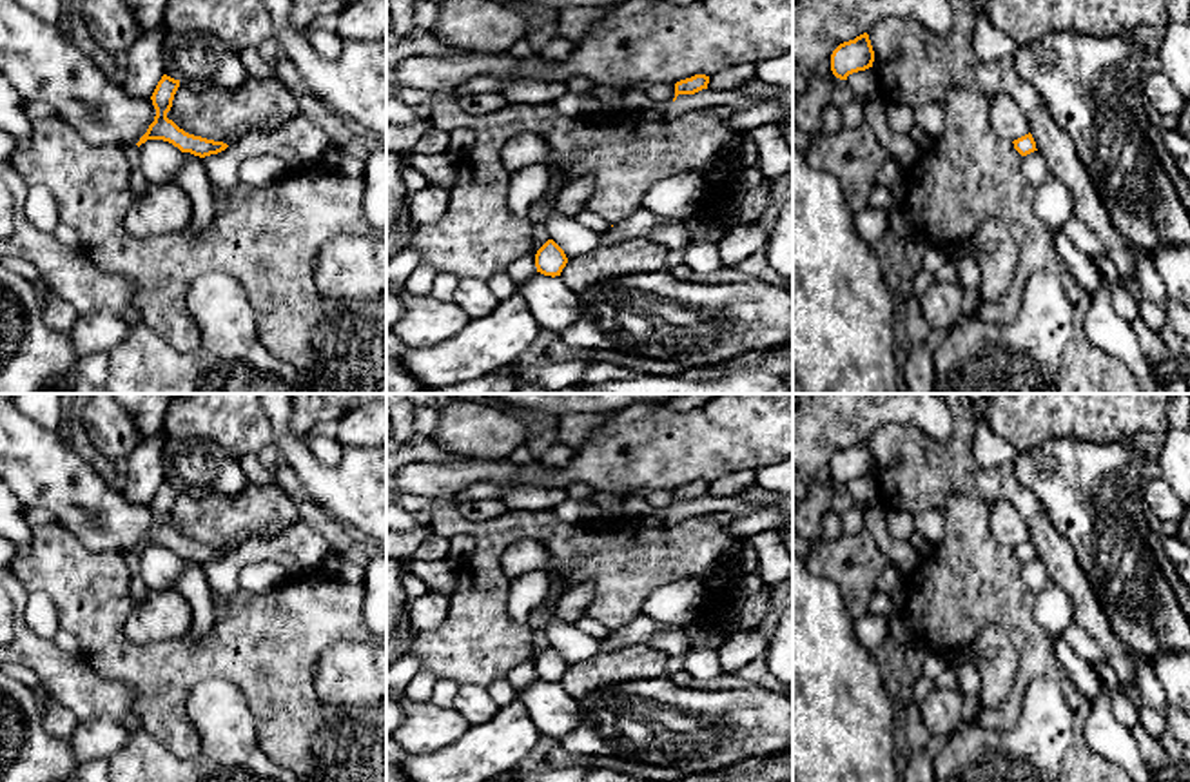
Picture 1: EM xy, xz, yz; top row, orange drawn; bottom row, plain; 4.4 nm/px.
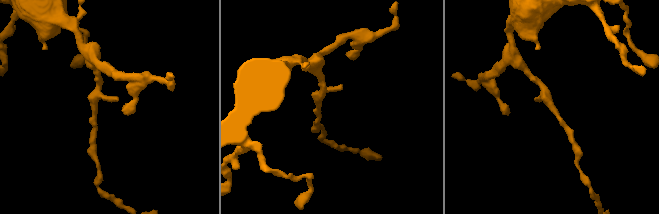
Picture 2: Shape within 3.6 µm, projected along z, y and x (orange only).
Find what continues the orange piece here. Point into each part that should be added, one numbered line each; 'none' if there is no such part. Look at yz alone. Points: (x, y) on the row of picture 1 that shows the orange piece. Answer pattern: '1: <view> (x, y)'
none

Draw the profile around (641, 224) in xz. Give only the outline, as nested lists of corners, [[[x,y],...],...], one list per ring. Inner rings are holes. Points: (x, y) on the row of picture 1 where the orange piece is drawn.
[[[640,207],[631,216],[610,227],[604,234],[600,234],[600,245],[611,245],[619,241],[626,241],[631,238],[649,238],[649,234],[664,223],[664,218],[653,214],[651,210]]]

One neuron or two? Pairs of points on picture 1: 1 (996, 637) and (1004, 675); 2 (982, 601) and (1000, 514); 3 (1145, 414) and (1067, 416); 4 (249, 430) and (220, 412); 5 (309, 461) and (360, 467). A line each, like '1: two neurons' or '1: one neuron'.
1: one neuron
2: two neurons
3: one neuron
4: one neuron
5: one neuron

